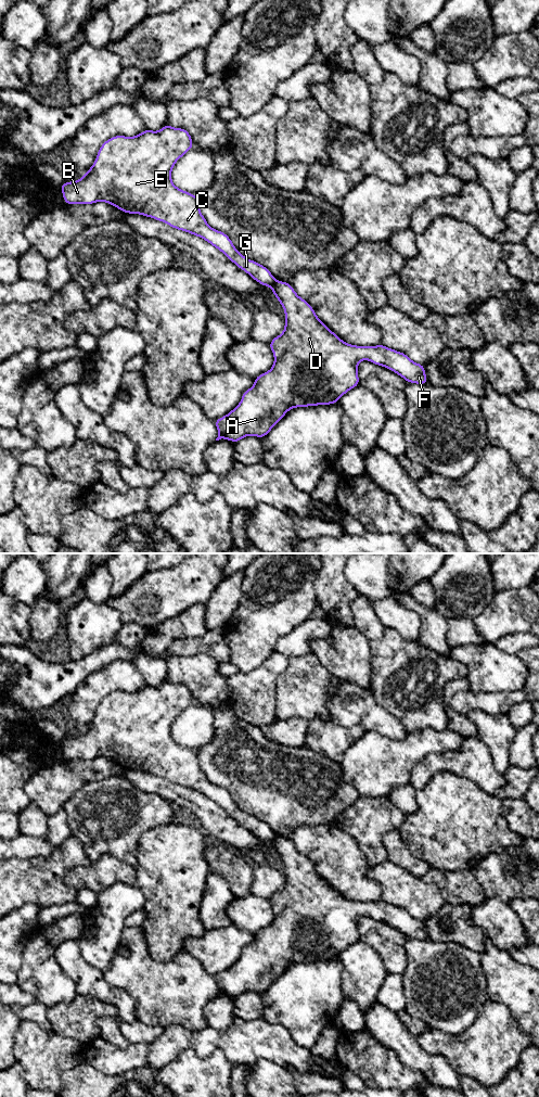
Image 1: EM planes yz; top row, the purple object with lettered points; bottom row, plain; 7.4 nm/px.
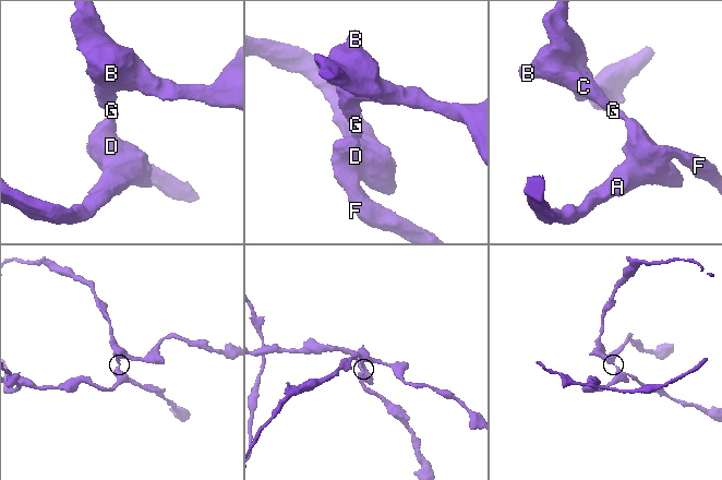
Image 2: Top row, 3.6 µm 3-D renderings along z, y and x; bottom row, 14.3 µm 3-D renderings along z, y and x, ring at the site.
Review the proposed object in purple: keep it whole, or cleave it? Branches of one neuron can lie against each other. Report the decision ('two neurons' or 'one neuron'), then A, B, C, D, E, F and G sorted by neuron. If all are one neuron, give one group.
two neurons; groups A D F / B C E G

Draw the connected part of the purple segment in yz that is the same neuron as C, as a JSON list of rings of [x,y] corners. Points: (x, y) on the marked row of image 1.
[[[164,126],[159,131],[145,129],[134,137],[115,136],[106,140],[98,152],[91,168],[77,180],[65,181],[60,188],[65,204],[93,204],[106,202],[124,213],[140,214],[163,221],[170,227],[206,240],[221,251],[240,269],[261,285],[275,284],[272,273],[262,265],[244,257],[230,238],[210,228],[200,212],[197,195],[178,189],[171,181],[176,162],[193,148],[191,135],[183,128]]]

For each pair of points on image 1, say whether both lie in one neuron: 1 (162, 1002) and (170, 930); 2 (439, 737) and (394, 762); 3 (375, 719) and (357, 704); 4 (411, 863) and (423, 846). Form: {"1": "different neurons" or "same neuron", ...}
{"1": "different neurons", "2": "same neuron", "3": "same neuron", "4": "different neurons"}

